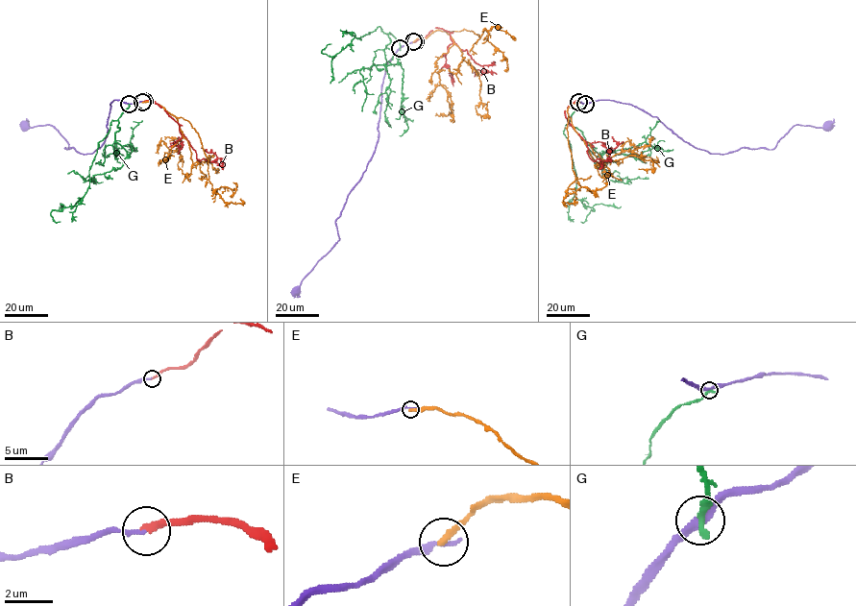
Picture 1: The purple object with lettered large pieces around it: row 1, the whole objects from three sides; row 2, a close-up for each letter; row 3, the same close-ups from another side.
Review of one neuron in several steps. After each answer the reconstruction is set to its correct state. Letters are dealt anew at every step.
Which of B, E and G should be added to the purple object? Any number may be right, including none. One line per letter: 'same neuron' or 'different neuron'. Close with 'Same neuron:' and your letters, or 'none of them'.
B: same neuron
E: different neuron
G: different neuron
Same neuron: B

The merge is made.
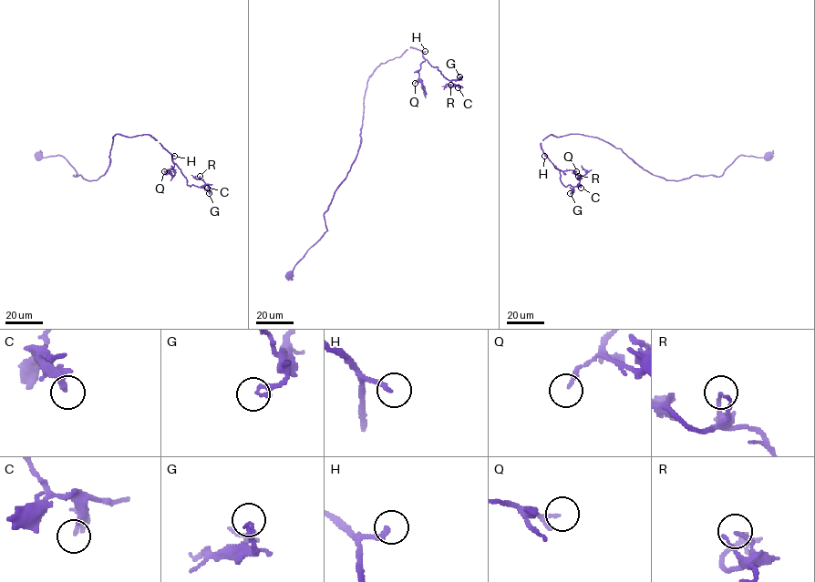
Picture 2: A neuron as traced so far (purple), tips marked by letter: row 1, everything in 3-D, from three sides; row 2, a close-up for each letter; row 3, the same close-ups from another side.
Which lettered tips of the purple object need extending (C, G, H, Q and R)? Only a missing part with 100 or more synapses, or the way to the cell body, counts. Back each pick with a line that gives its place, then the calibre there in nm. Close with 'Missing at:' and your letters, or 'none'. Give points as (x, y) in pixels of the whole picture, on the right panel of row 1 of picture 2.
H: at (544, 156); 200 nm thick
Missing at: H

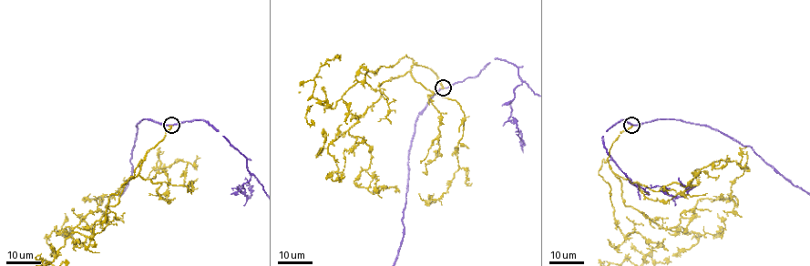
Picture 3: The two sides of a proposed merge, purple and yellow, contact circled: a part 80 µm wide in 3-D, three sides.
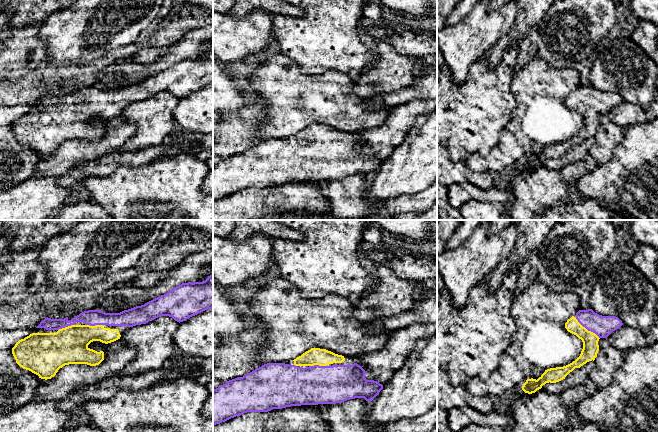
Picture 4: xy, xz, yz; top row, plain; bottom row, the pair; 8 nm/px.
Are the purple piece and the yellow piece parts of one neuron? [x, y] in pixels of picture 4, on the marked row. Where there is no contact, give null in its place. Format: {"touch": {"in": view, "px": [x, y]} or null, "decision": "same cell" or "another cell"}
{"touch": {"in": "yz", "px": [587, 329]}, "decision": "same cell"}

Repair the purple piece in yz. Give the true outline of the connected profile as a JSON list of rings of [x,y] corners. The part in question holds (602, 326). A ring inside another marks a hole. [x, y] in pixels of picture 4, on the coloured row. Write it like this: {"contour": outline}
{"contour": [[[592,309],[579,310],[576,316],[572,316],[565,323],[568,332],[576,335],[583,342],[583,349],[580,356],[572,363],[563,366],[550,368],[536,379],[527,379],[522,386],[525,393],[532,394],[541,389],[546,383],[559,382],[572,372],[589,361],[594,361],[599,351],[598,341],[600,338],[607,338],[613,331],[623,325],[622,321],[615,316],[602,316]]]}

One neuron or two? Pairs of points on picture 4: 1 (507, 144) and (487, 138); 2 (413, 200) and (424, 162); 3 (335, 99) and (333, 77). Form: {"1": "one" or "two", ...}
{"1": "two", "2": "two", "3": "one"}

